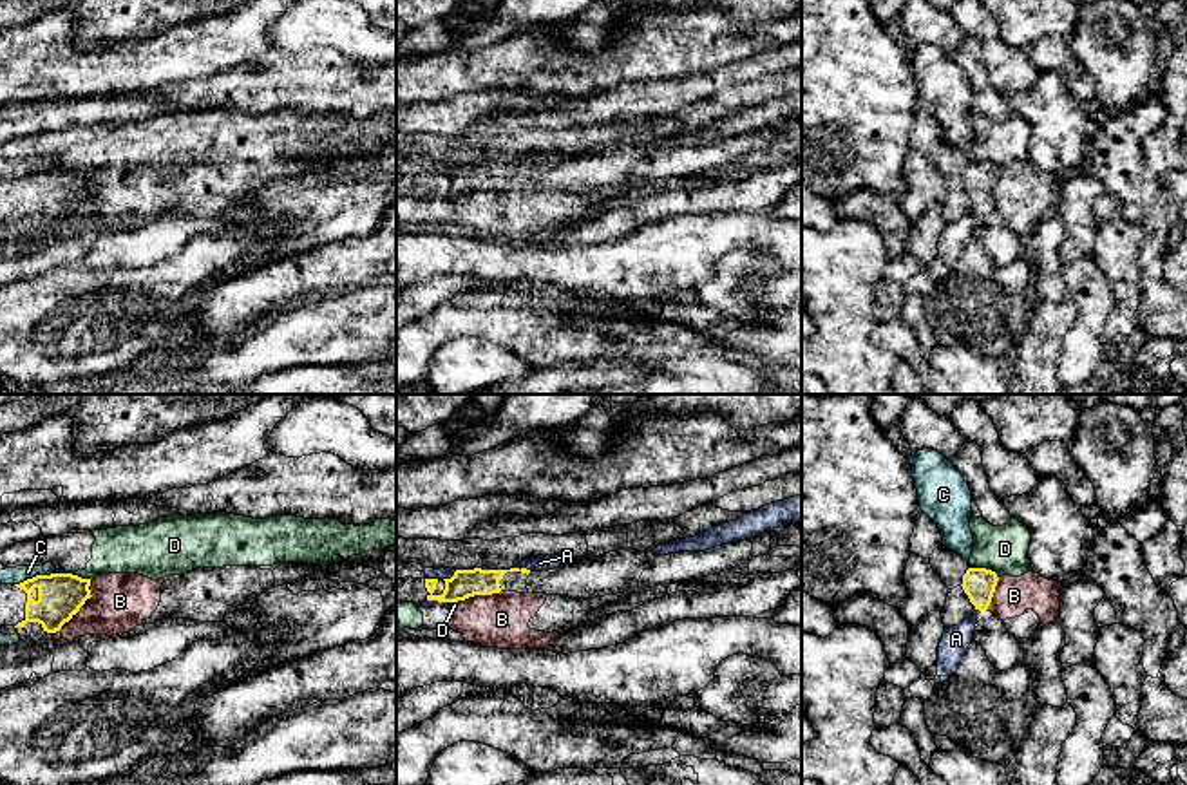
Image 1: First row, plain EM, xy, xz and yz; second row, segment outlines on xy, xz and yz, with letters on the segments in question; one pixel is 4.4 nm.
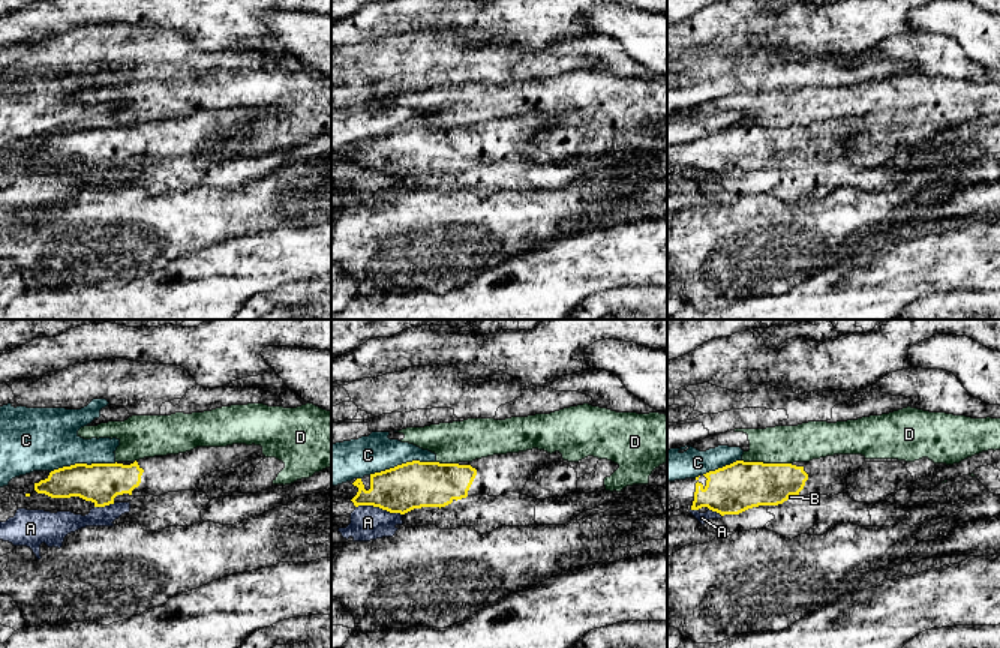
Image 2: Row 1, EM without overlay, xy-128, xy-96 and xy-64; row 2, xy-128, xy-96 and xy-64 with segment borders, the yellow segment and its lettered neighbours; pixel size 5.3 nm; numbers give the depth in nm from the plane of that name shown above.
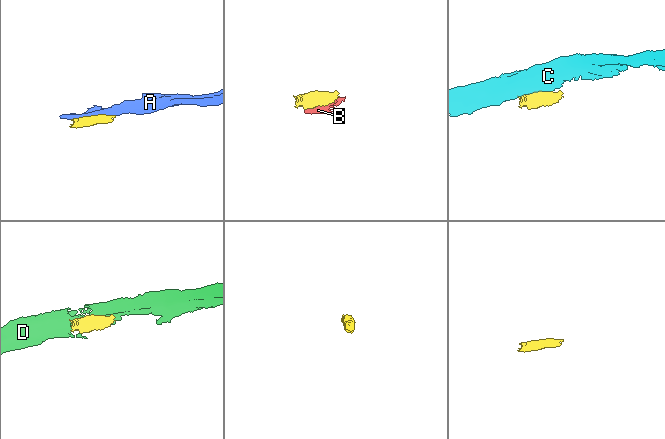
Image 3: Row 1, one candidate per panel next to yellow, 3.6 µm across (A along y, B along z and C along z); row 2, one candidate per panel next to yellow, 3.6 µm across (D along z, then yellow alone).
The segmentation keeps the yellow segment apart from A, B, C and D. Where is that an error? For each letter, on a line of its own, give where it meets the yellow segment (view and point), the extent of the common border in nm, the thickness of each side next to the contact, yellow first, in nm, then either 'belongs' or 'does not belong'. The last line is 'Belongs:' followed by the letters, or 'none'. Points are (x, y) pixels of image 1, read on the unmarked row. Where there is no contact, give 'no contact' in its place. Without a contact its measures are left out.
A: contact xz (523, 163); length 70 nm; calibres 120 and 70 nm; does not belong
B: contact xy (84, 198); length 220 nm; calibres 200 and 260 nm; does not belong
C: contact xy (26, 176); length 110 nm; calibres 200 and 80 nm; does not belong
D: contact xy (69, 169); length 200 nm; calibres 200 and 200 nm; does not belong
Belongs: none

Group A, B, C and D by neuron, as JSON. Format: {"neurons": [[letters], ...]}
{"neurons": [["A"], ["B", "D"], ["C"]]}

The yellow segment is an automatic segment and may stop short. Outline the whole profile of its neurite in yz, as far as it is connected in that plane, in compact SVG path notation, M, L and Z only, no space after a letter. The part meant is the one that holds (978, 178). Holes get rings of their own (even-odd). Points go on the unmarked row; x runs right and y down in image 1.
M968 163L961 181L975 204L981 206L977 210L973 235L983 241L995 264L1008 266L1015 259L1024 257L1024 239L988 204L997 175L999 172L992 165Z

